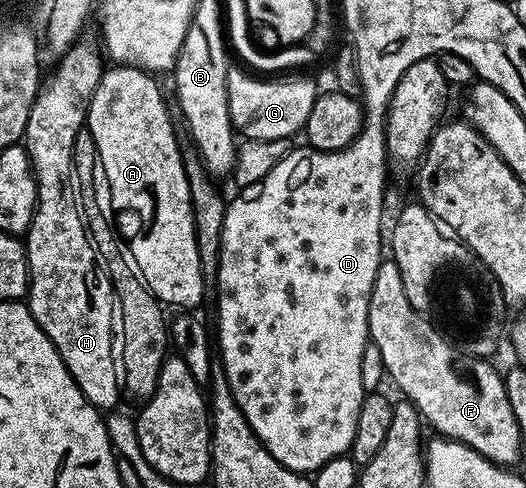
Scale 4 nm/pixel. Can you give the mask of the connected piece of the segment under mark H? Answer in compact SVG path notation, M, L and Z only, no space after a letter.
M86 37L72 44L56 62L59 64L56 65L51 80L48 83L46 80L45 85L40 86L29 113L25 146L27 156L31 159L31 169L35 172L35 212L31 218L31 226L25 232L29 276L25 302L37 325L41 325L49 341L53 341L77 389L81 389L81 393L85 393L87 400L98 407L100 412L107 413L120 406L118 403L119 391L121 395L121 375L117 370L117 347L116 344L115 347L111 344L111 322L113 324L116 322L117 304L110 278L102 277L103 279L95 280L97 251L89 238L89 232L81 214L73 178L75 138L79 131L84 130L87 110L91 107L93 93L105 70L104 56L96 44L95 47Z

